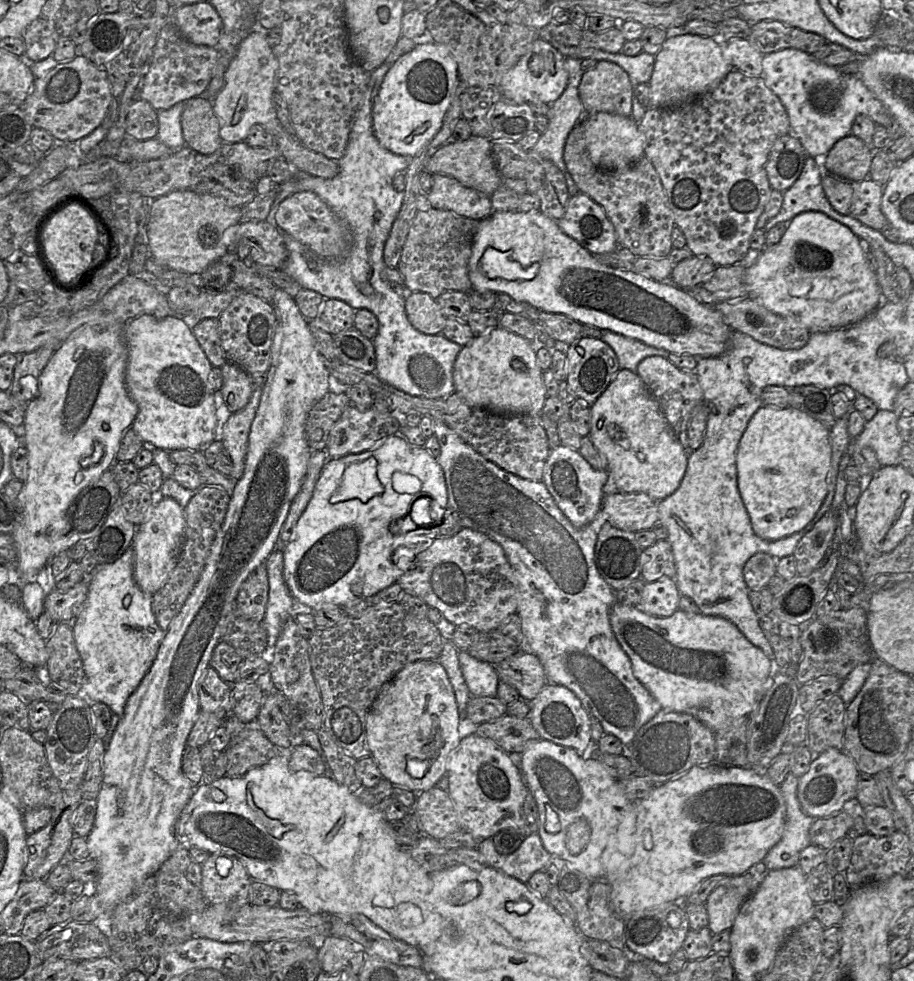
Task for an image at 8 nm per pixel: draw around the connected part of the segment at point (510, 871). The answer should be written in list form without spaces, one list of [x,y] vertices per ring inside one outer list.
[[[538,832],[529,834],[520,847],[509,855],[499,854],[492,838],[481,841],[477,847],[486,859],[486,865],[527,883],[537,871],[543,871],[552,855],[545,849]]]

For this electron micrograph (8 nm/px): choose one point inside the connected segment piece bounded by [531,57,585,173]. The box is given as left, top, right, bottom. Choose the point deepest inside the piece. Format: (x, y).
(565, 112)

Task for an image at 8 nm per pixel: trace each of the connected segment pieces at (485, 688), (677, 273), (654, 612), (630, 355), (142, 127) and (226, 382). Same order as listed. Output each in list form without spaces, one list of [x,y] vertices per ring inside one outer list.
[[[466,650],[458,652],[465,683],[472,696],[495,697],[499,676],[494,665],[472,657]]]
[[[692,255],[674,265],[671,282],[684,290],[691,290],[707,281],[715,267],[708,257]]]
[[[662,576],[657,581],[645,582],[641,601],[636,607],[655,617],[669,617],[679,609],[680,592],[674,579]]]
[[[603,331],[600,338],[615,352],[620,369],[637,372],[639,362],[649,356],[668,358],[668,352],[612,331]]]
[[[141,98],[130,107],[126,119],[126,135],[136,140],[155,138],[159,123],[157,110]]]
[[[228,361],[220,369],[224,404],[231,413],[238,412],[246,406],[252,395],[249,375],[241,367]]]

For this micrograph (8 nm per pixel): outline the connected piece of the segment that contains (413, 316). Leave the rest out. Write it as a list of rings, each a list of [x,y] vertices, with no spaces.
[[[409,293],[405,298],[405,311],[411,325],[421,333],[441,334],[446,325],[446,317],[440,306],[426,293]]]

